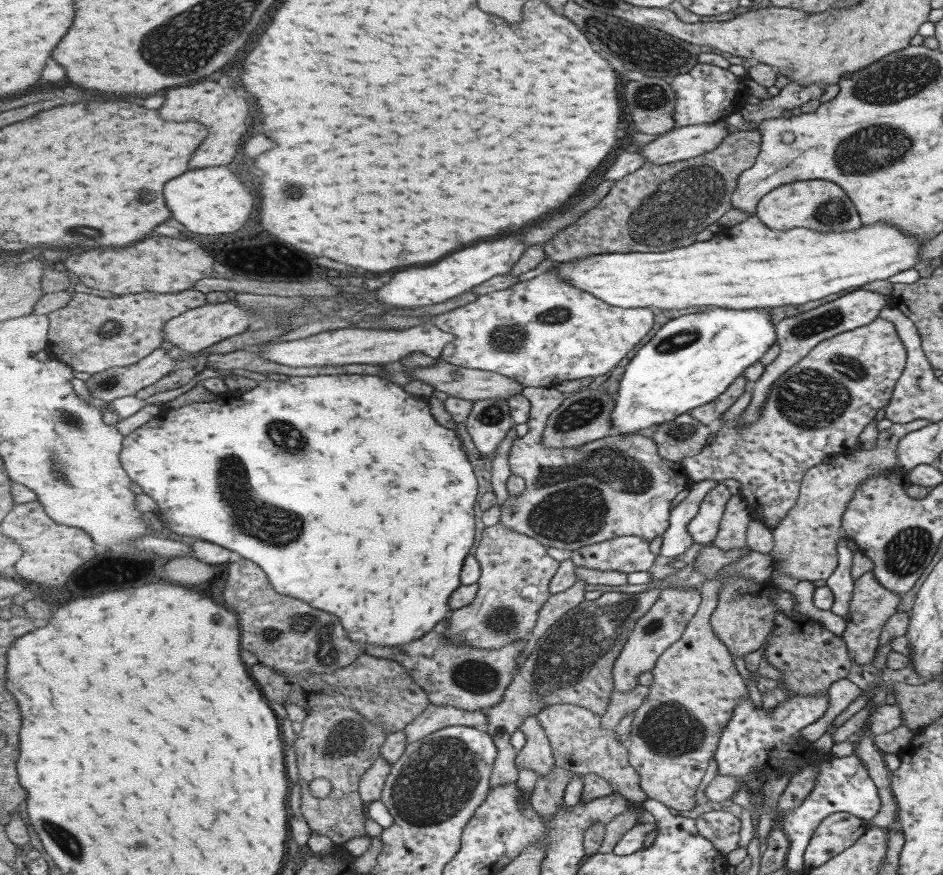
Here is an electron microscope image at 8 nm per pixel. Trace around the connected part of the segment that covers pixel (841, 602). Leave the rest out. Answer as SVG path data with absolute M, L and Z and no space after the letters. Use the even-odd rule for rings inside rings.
M845 536L838 538L838 561L833 574L825 580L825 587L832 593L832 605L830 611L841 618L845 618L852 597L854 579L850 576L850 566L853 553L844 543Z

